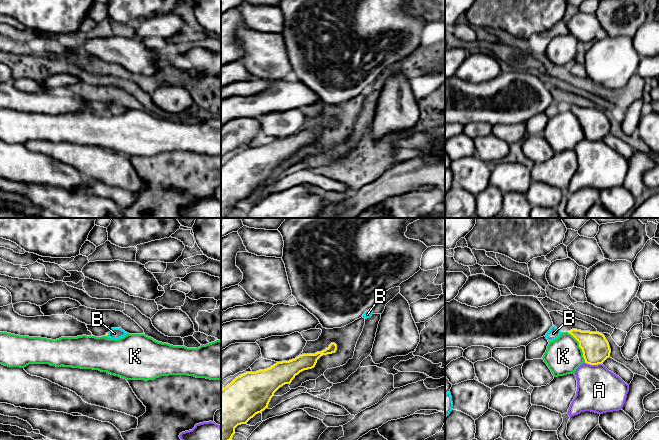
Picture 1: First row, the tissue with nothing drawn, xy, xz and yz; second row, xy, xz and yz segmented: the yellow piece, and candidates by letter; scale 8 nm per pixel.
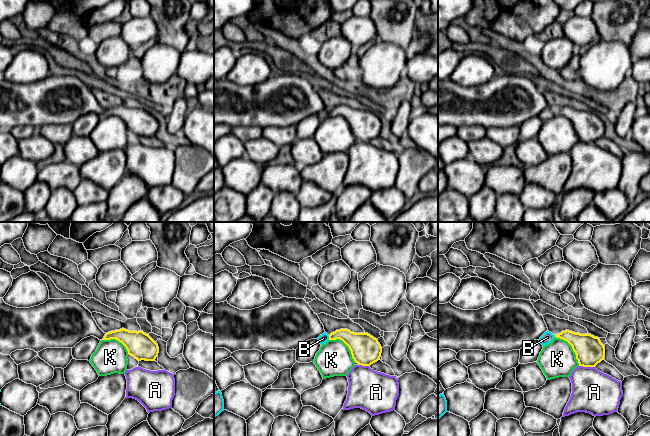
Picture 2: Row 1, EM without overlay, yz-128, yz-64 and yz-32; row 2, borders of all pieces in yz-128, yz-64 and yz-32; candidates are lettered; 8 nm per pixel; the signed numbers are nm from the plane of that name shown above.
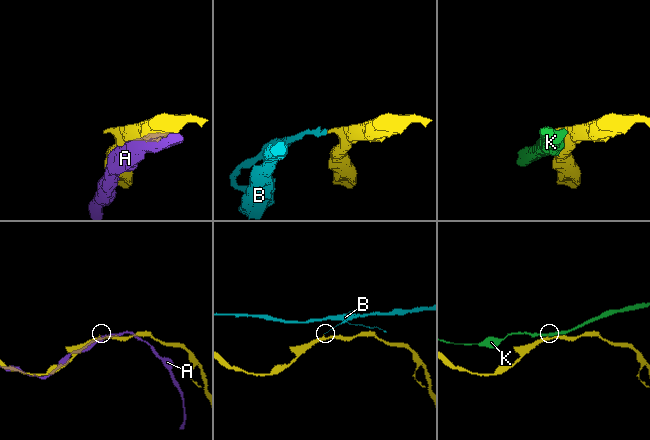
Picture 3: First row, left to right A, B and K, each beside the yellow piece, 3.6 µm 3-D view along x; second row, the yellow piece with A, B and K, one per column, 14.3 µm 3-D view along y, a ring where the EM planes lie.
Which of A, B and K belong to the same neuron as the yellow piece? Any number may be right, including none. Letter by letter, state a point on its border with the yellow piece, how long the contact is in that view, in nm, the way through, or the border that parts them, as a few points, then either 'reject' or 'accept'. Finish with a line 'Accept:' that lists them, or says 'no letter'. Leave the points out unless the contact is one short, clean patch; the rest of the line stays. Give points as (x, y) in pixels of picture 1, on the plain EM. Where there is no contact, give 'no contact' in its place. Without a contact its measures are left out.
A: yz (594, 140) | 140 nm | reject
B: xy (107, 110) | 40 nm | along xy (108, 109), (106, 112) | reject
K: yz (579, 122) | 280 nm | reject
Accept: no letter

